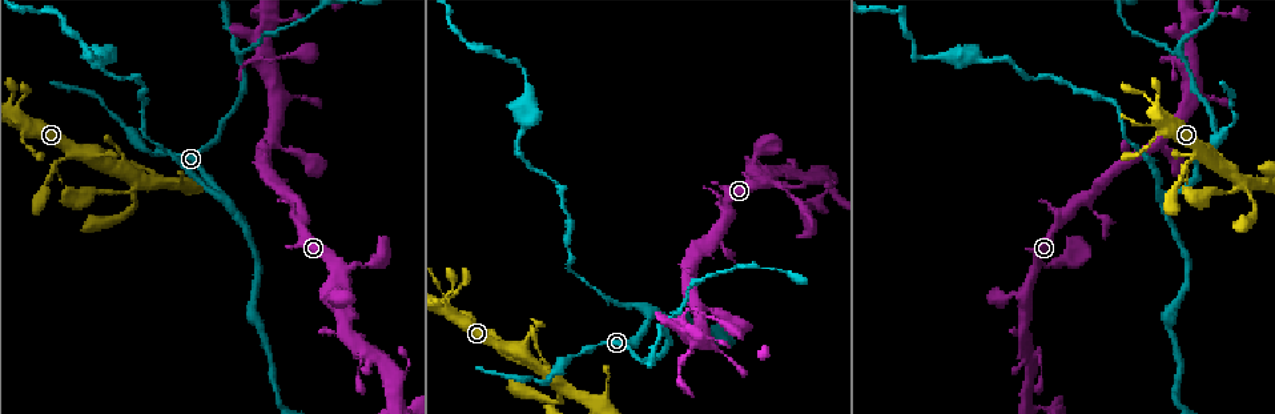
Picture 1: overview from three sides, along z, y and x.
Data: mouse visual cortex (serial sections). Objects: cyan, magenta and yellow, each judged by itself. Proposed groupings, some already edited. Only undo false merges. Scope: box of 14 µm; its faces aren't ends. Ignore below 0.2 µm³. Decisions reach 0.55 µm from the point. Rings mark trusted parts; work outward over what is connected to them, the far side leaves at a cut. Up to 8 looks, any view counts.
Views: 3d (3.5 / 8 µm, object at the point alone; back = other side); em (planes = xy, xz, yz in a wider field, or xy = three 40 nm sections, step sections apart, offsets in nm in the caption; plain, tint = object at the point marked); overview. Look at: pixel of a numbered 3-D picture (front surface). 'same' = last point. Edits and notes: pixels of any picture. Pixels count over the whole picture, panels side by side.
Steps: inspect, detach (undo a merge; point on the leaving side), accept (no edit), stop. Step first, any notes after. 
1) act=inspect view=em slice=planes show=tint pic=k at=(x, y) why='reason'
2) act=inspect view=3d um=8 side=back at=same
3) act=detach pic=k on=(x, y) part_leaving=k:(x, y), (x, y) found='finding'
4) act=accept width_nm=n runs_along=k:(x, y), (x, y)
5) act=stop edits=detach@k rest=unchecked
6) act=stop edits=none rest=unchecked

act=inspect view=em slice=xy step=2 show=tint pic=1 at=(134, 184) why='four arms meet'

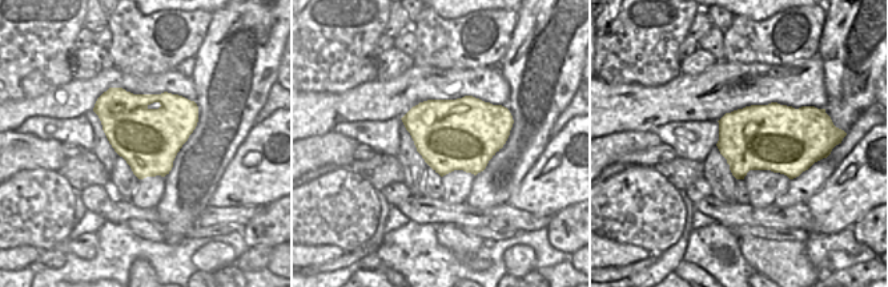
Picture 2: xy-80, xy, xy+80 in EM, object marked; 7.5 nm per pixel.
act=inspect view=3d um=3.5 at=same

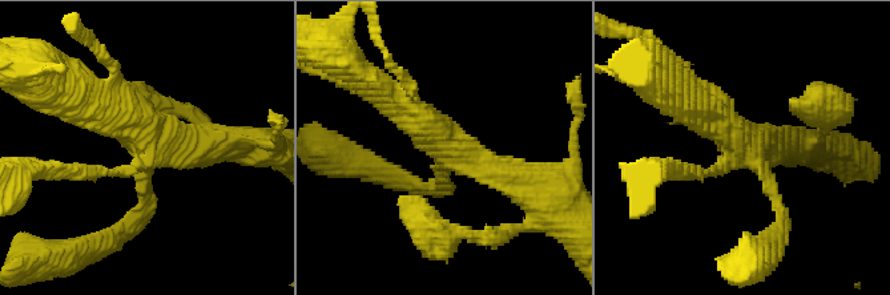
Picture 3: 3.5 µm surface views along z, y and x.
act=accept runs_along=3:(386, 98), (530, 194) found='one cell here'

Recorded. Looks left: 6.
act=inspect view=3d um=3.5 pic=1 at=(236, 56) why='three-way junction'

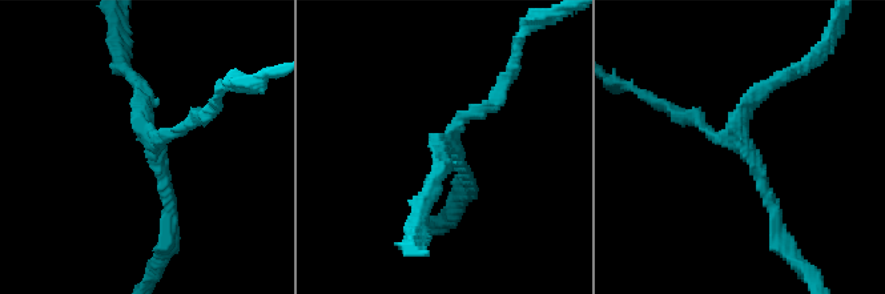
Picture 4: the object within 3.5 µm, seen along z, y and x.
act=inspect view=em slice=planes show=tint pic=4 at=(738, 144) arms=3 arm_widths_nm=150,150,200 why='need the tissue'

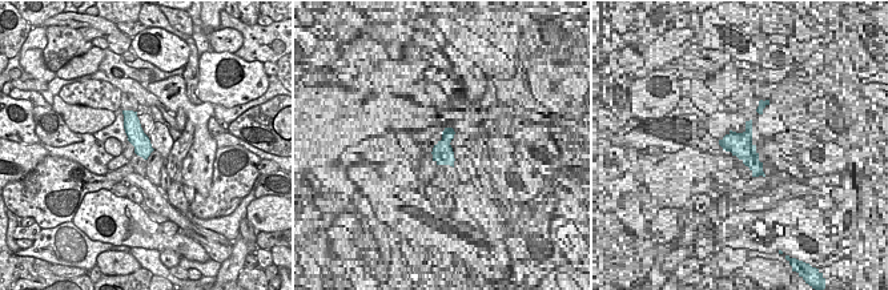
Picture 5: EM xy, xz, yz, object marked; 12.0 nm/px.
act=inspect view=em slice=xy step=2 show=tint at=same why='another direction'

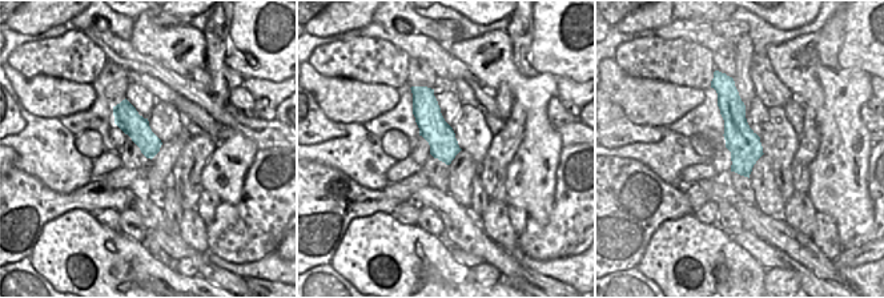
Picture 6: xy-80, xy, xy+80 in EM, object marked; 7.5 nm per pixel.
act=accept width_nm=220 runs_along=4:(779, 220), (748, 150), (683, 113) found='all the same cell'

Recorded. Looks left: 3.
act=inspect view=3d um=3.5 pic=1 at=(647, 314) why='arms part here'

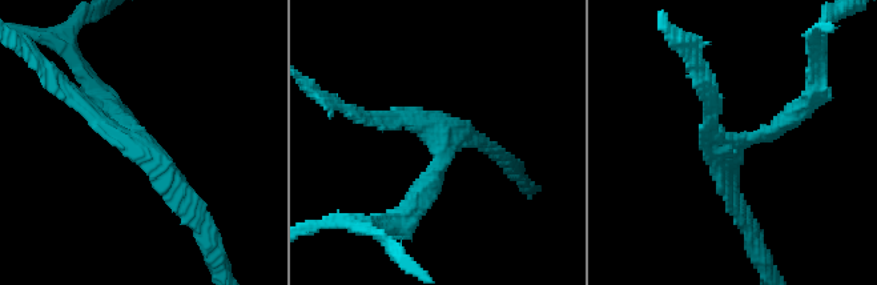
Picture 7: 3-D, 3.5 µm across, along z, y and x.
act=inspect view=em slice=xy step=1 show=tint pic=7 at=(439, 142) why='shape alone is not enough'

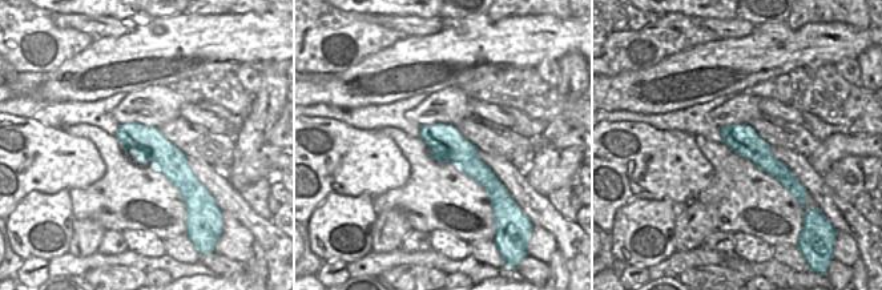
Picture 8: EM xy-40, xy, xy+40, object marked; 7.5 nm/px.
act=accept width_nm=260 runs_along=8:(121, 128), (186, 182), (188, 198) found='all the same cell'

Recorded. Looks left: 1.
act=stop edits=none rest=unchecked

